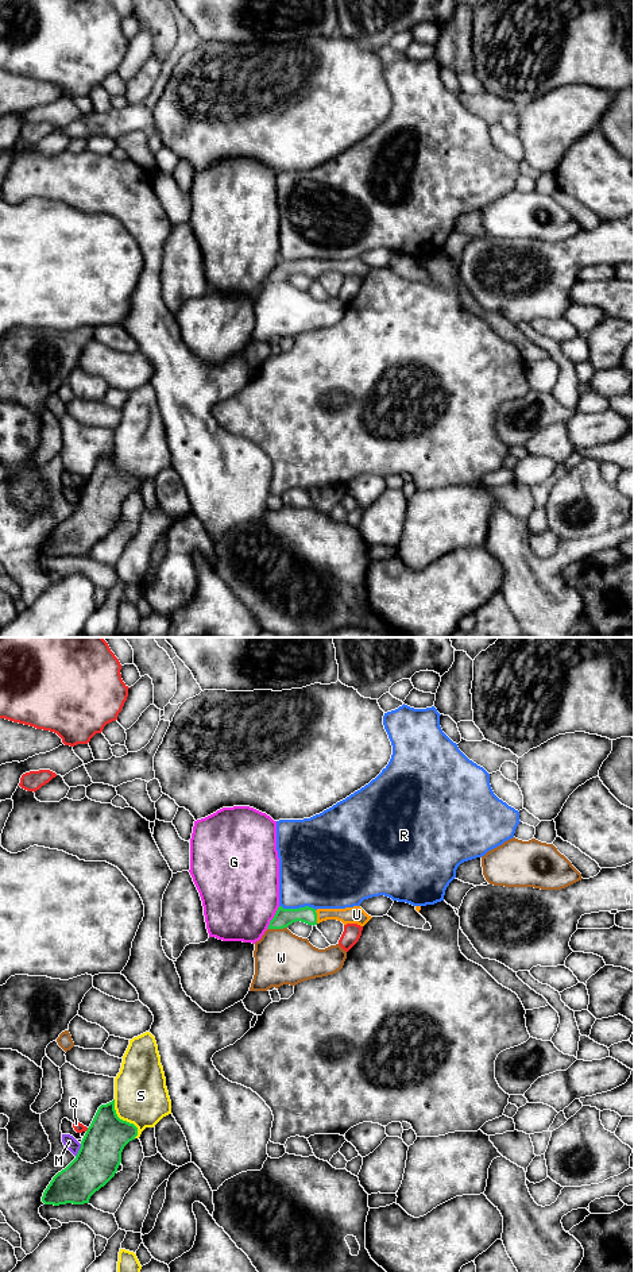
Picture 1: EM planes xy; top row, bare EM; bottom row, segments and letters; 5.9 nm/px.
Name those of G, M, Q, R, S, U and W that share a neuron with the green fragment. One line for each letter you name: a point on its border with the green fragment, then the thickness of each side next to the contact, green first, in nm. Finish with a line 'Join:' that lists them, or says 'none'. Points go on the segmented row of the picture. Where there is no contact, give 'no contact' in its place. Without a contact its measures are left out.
U: contact xy (316, 917); calibres 110 and 100 nm
Join: U

